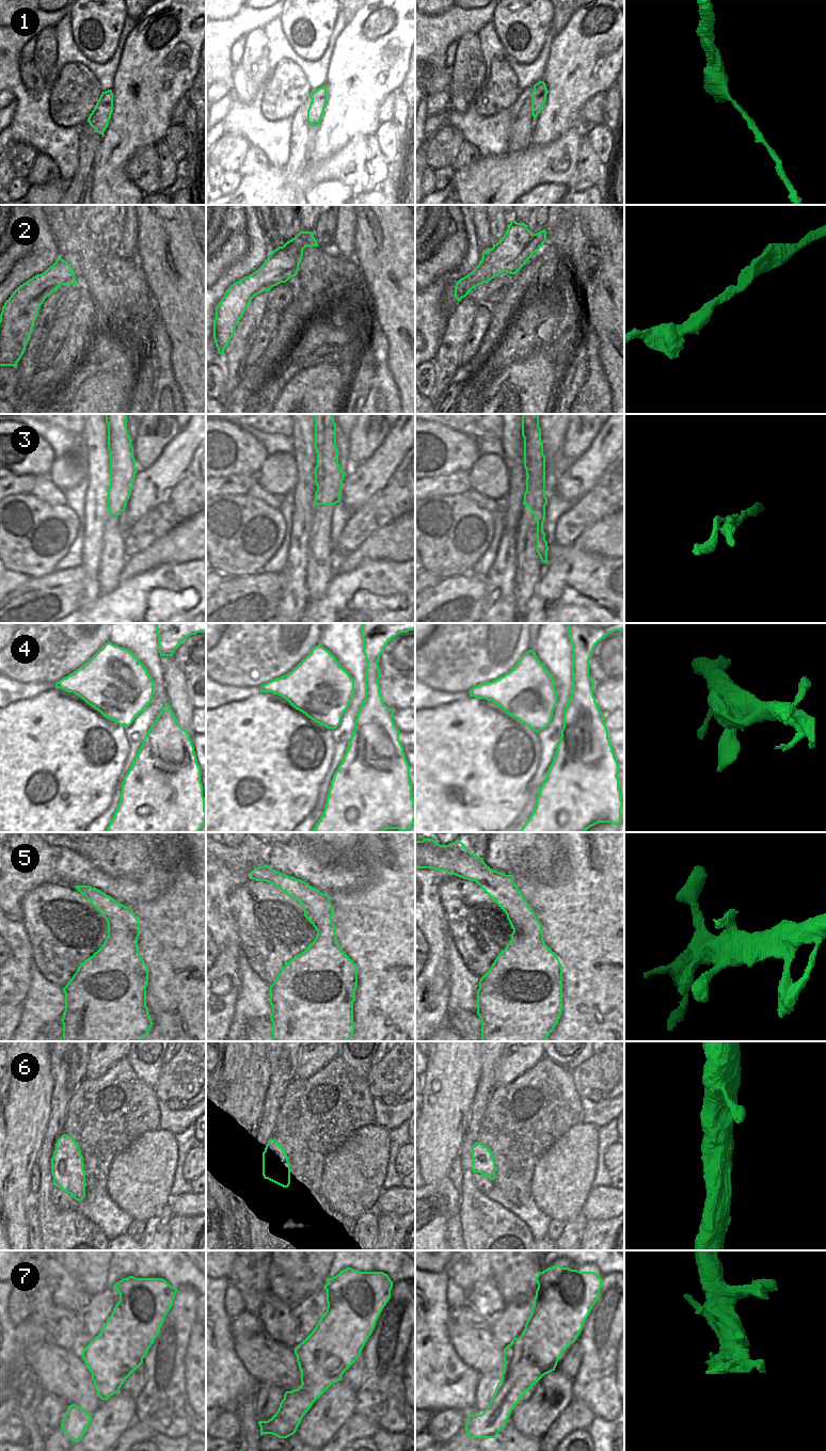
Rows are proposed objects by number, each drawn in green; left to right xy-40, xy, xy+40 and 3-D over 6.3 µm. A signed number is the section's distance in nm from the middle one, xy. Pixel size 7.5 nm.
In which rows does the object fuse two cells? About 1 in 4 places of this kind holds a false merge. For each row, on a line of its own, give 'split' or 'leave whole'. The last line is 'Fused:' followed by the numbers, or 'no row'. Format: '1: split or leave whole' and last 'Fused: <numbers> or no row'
1: leave whole
2: leave whole
3: split
4: leave whole
5: split
6: split
7: split
Fused: 3, 5, 6, 7

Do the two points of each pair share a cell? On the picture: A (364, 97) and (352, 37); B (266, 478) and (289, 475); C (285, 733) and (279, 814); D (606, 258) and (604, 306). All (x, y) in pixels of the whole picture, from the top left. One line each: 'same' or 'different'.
A: same
B: same
C: same
D: same

